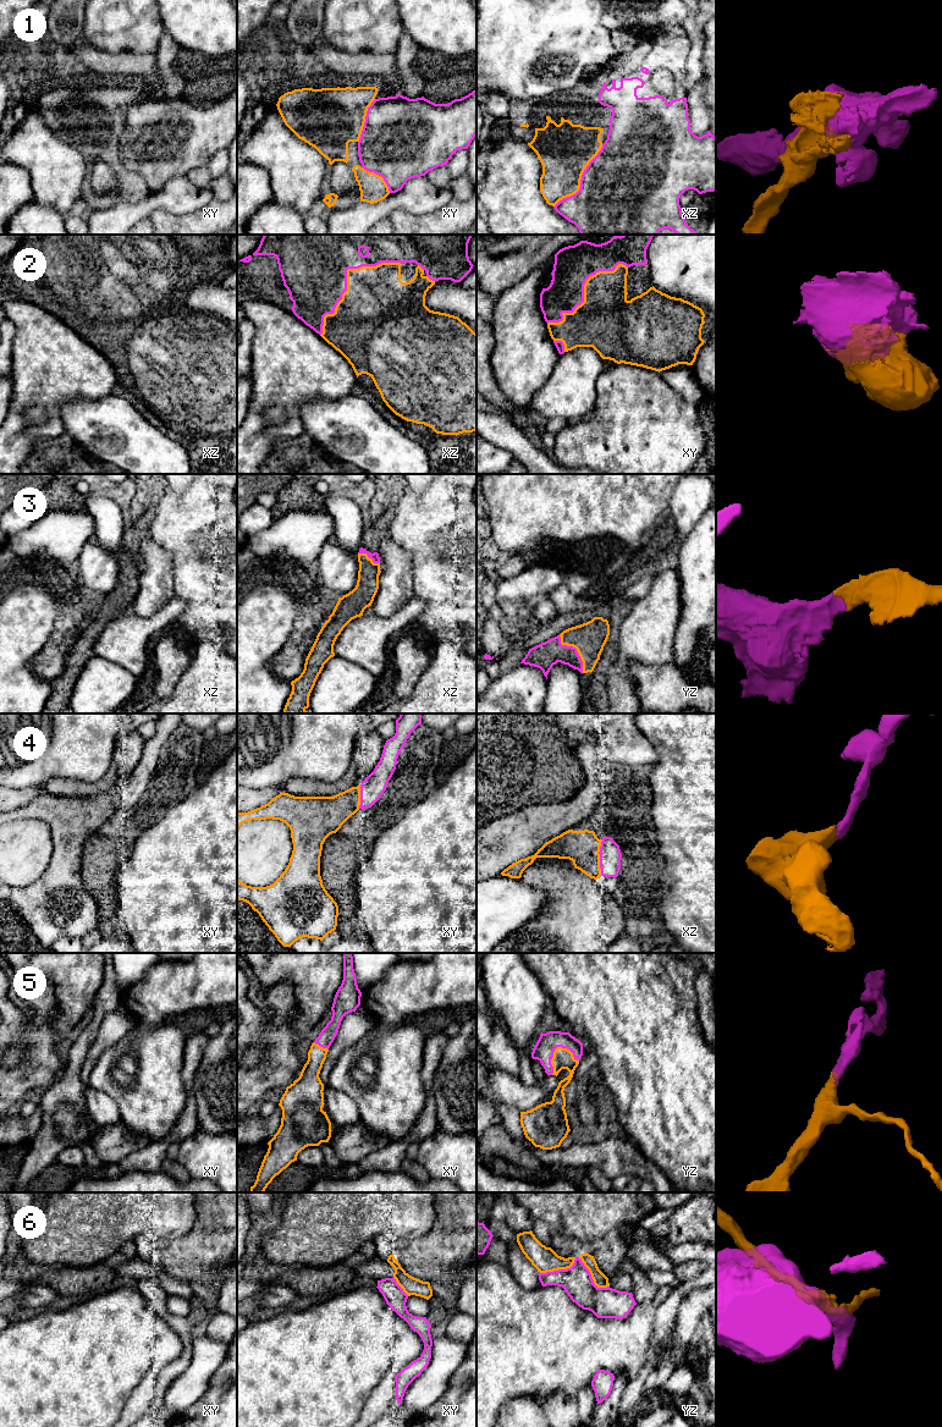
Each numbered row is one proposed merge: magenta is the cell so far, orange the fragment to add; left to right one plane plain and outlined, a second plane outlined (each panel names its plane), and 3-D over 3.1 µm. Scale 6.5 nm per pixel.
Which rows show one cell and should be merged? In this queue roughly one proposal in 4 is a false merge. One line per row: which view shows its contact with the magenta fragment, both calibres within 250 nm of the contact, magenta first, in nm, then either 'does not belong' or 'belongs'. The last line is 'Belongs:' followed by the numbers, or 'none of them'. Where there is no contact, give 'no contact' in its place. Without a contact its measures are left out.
1: contact in xz; calibres 500 and 360 nm; does not belong
2: contact in xz; calibres 460 and 420 nm; belongs
3: contact in yz; calibres 170 and 220 nm; belongs
4: contact in xz; calibres 140 and 220 nm; belongs
5: contact in yz; calibres 140 and 130 nm; belongs
6: contact in yz; calibres 200 and 160 nm; does not belong
Belongs: 2, 3, 4, 5

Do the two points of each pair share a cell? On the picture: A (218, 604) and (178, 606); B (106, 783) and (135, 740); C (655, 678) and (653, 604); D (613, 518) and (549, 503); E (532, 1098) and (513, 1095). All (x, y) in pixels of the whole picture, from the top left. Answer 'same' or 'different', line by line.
A: different
B: same
C: different
D: same
E: same

